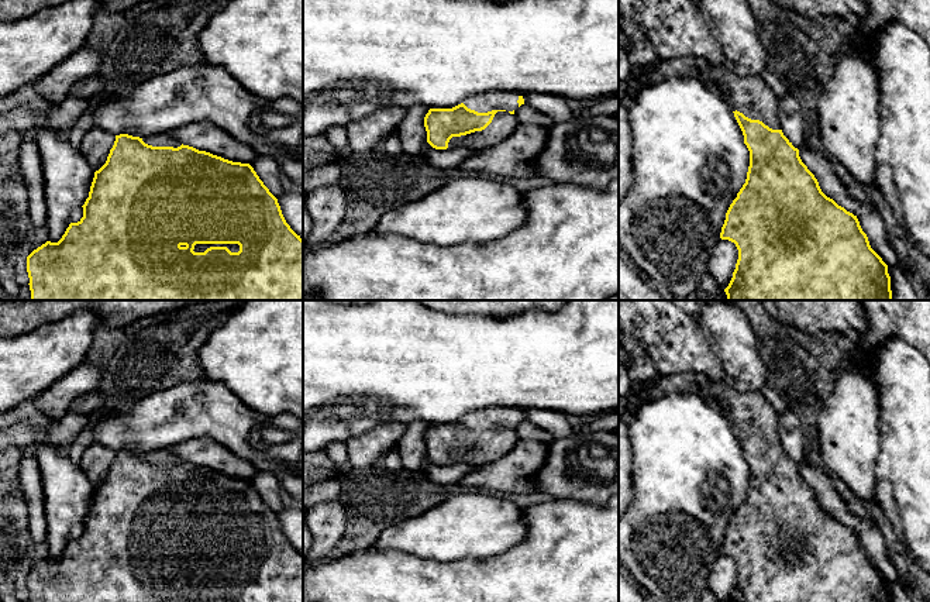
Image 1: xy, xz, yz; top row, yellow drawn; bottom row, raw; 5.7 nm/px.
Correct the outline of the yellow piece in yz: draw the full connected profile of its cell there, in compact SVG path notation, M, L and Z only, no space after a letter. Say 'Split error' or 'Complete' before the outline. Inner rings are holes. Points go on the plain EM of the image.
Split error. M712 381L702 395L716 399L750 467L747 495L730 520L720 554L736 560L738 575L728 602L891 602L888 581L871 564L857 532L827 513L778 437L779 413L761 392L738 392Z

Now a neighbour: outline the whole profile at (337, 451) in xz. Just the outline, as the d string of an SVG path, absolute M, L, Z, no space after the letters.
M333 443L326 448L326 453L335 467L348 469L348 450L345 447L345 443Z

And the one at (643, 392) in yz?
M678 374L658 375L645 382L633 385L633 396L630 400L631 410L640 409L644 403L650 403L669 393L698 393L702 395L703 386L709 378L702 374Z

